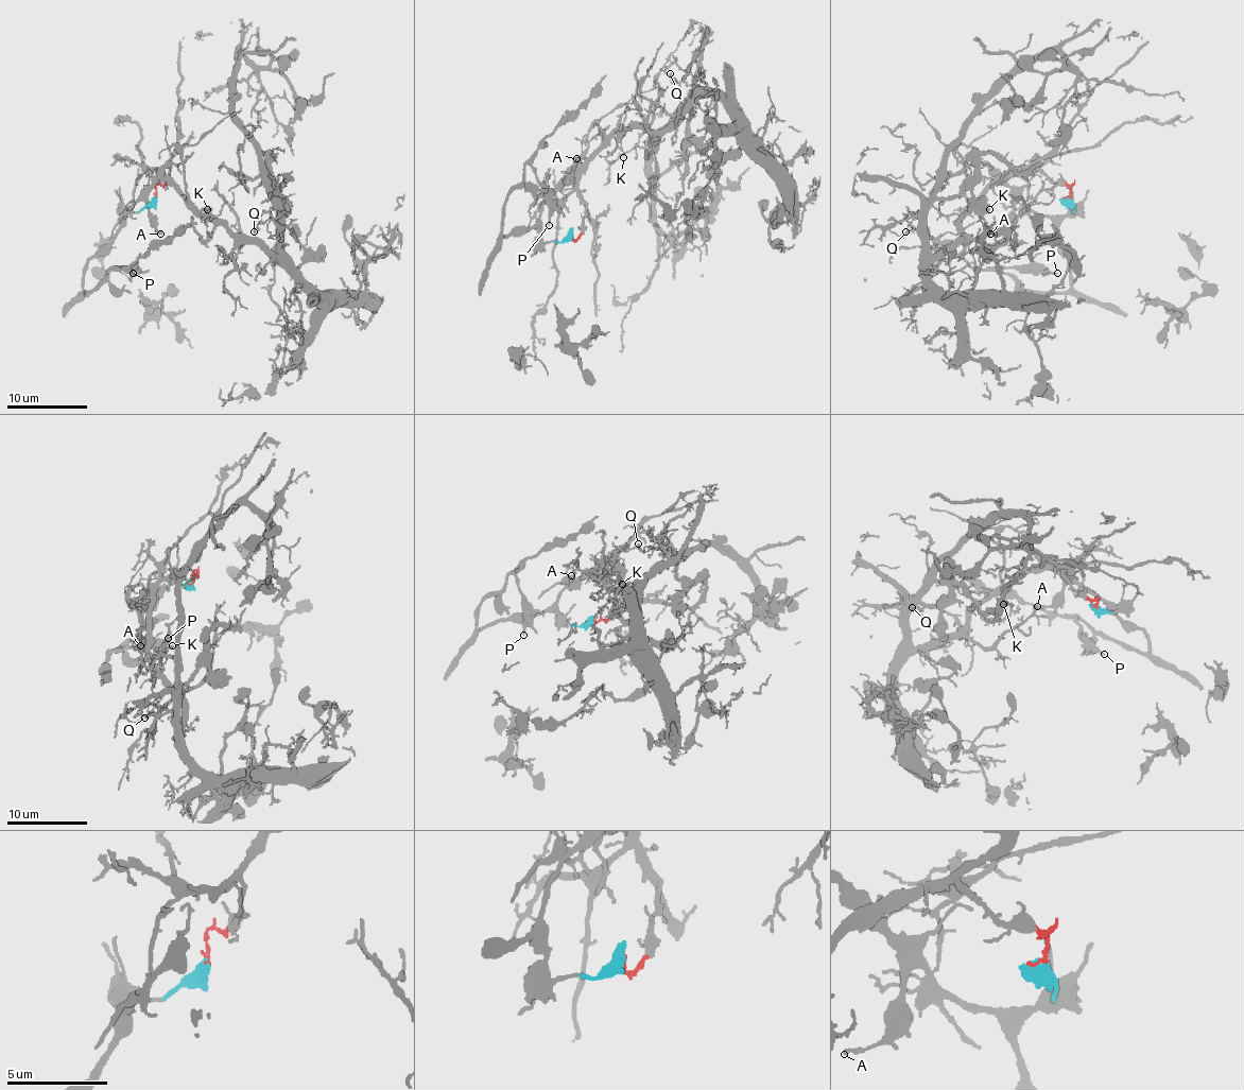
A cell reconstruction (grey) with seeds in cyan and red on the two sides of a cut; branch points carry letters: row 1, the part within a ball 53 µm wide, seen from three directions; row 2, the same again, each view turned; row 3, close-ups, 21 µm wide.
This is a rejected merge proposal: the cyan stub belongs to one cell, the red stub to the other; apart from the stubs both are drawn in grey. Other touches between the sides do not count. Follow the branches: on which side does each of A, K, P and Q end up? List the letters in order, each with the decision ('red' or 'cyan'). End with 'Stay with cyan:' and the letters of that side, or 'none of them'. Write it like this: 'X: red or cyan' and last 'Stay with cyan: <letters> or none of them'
A: cyan
K: red
P: cyan
Q: red
Stay with cyan: A, P

